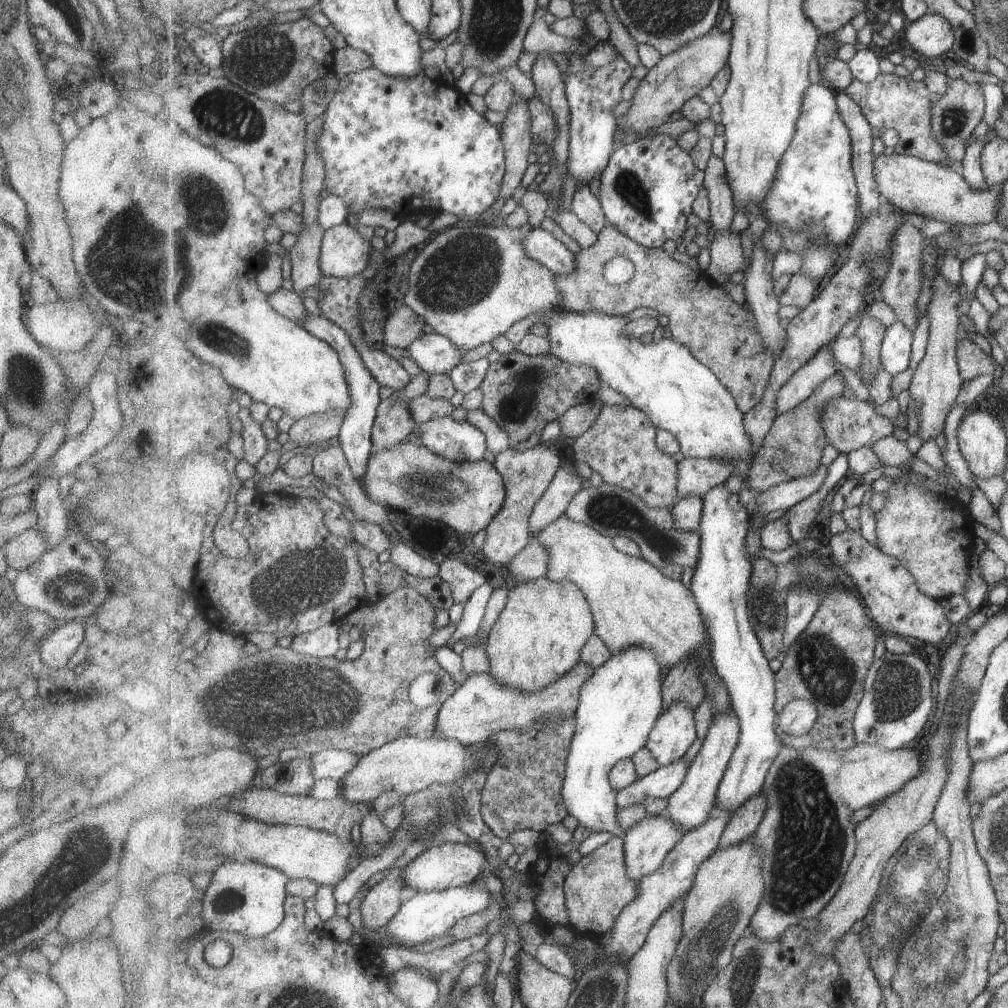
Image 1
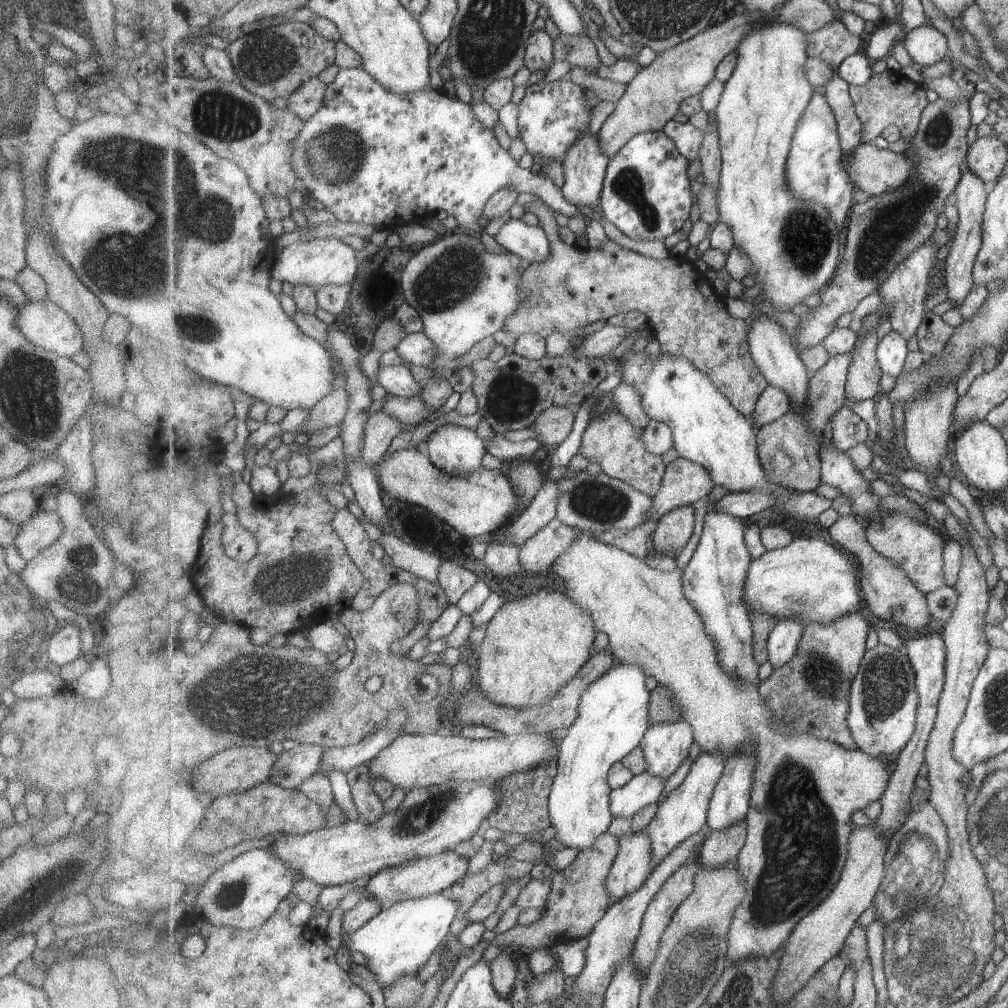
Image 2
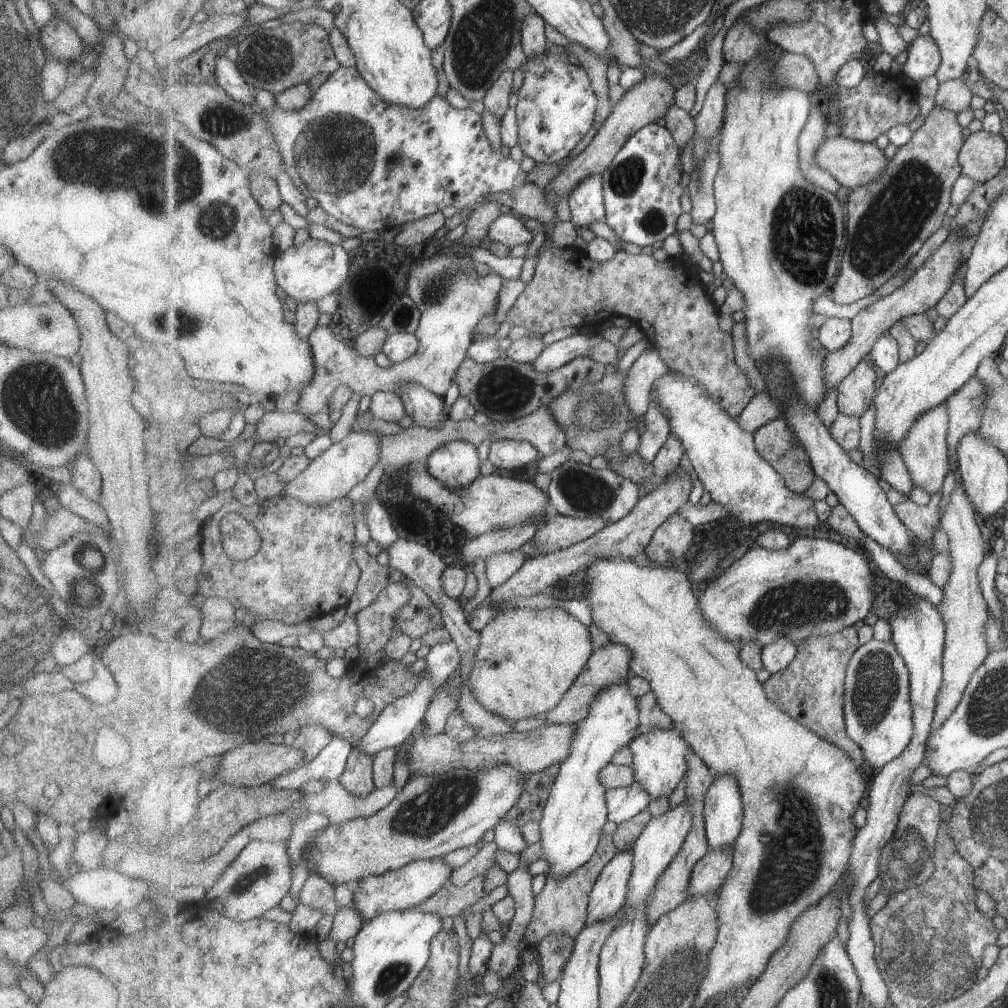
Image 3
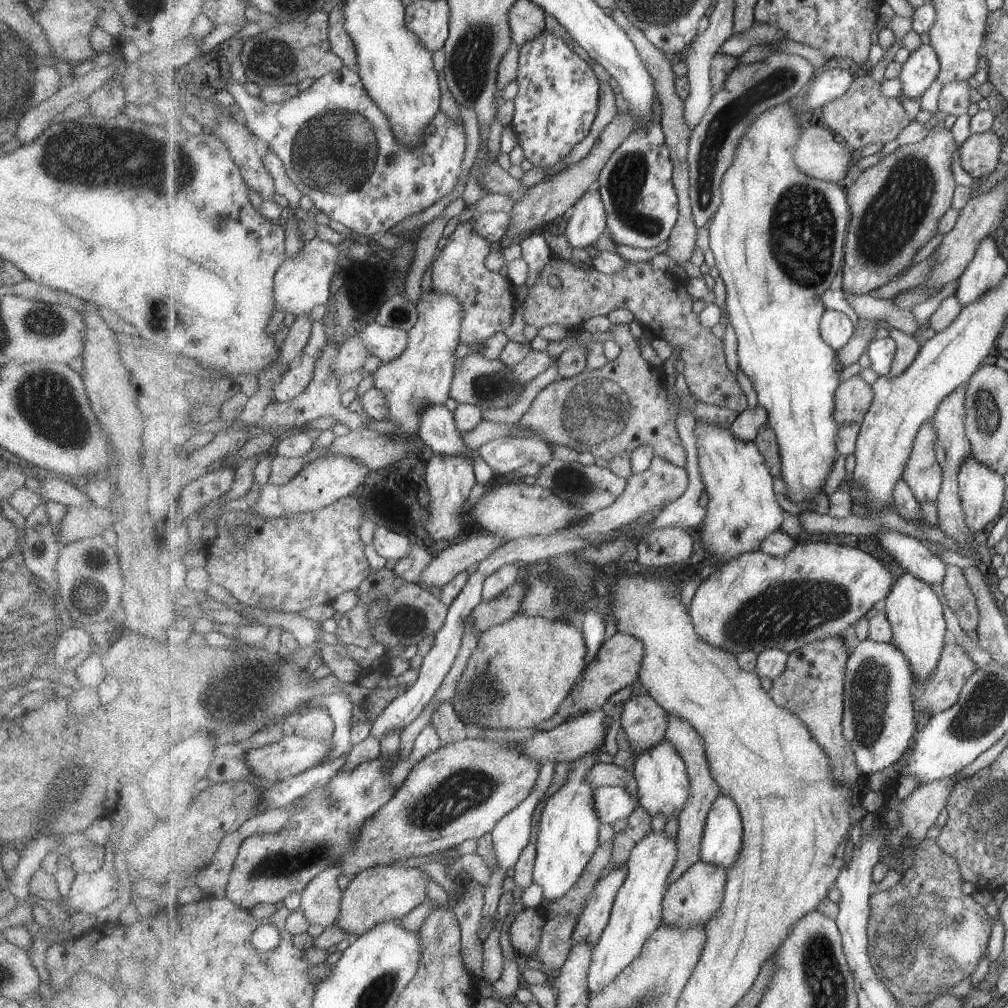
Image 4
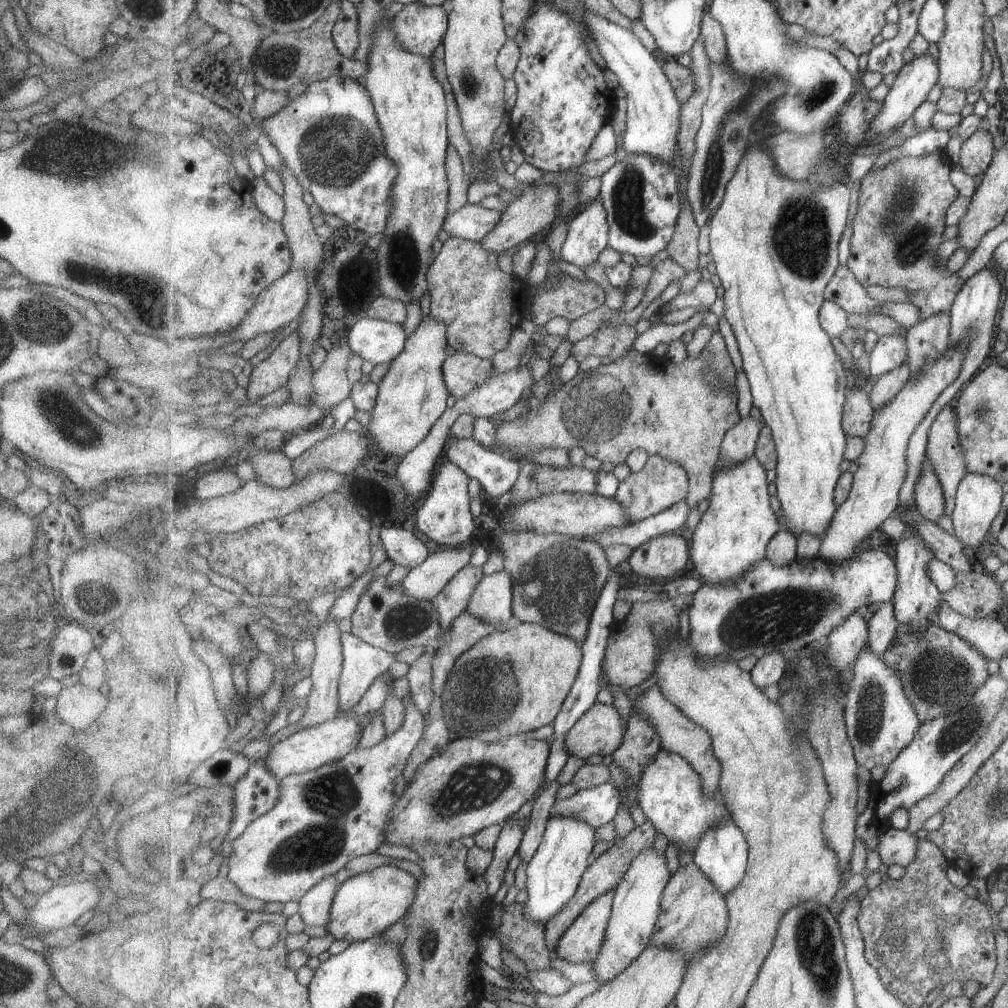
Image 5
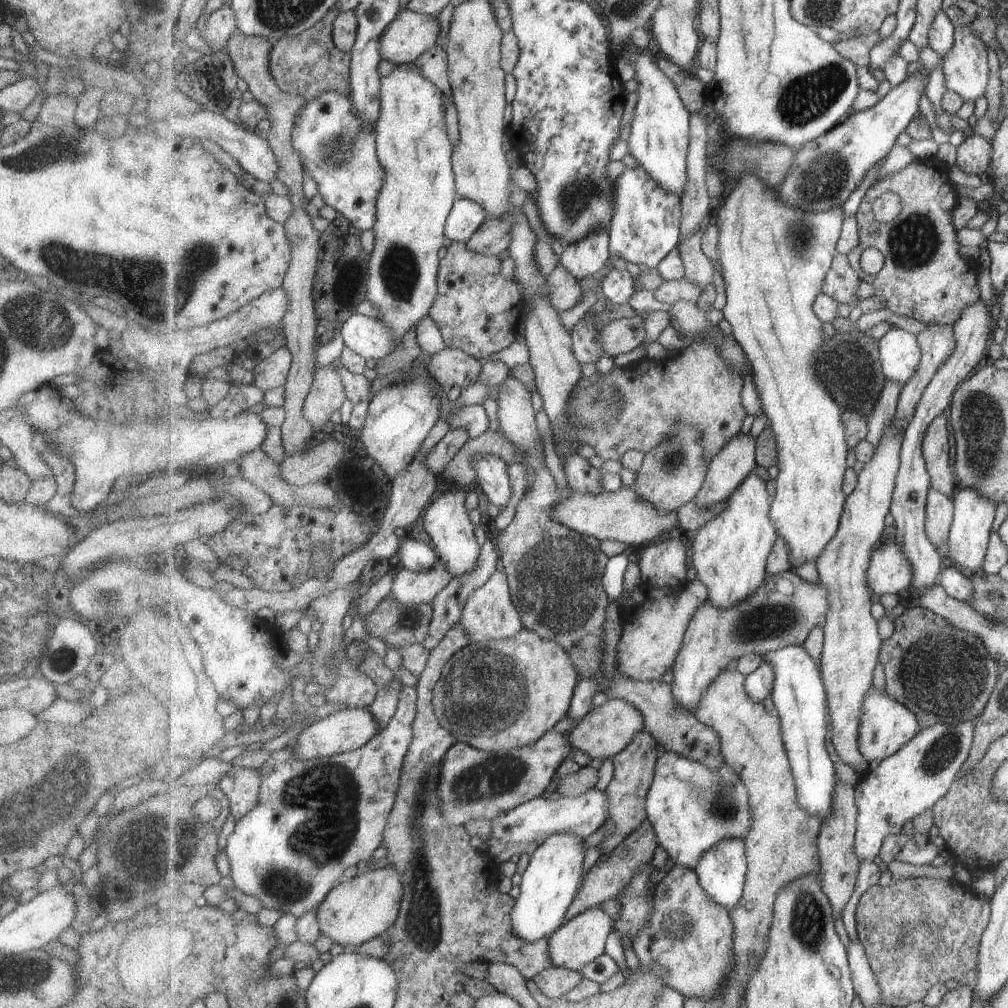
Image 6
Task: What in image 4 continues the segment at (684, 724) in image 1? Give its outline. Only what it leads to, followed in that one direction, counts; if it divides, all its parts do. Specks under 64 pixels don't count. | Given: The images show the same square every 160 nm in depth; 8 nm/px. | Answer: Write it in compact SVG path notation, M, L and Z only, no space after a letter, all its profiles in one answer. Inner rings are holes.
M663 741L635 756L634 777L638 782L637 797L640 806L649 814L665 815L679 814L688 803L691 783L686 762L678 753L671 741Z

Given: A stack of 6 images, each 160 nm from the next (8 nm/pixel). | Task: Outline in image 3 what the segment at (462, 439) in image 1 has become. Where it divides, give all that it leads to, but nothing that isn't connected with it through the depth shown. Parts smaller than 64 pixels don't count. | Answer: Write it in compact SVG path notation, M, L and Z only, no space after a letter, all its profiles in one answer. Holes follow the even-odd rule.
M462 440L437 447L425 461L430 473L453 490L475 482L482 475L481 462L477 445Z

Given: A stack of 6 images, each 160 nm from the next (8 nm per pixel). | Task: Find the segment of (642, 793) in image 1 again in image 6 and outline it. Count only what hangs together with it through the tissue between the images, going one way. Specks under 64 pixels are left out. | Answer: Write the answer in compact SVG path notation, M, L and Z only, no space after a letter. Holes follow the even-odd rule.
M594 788L576 797L561 796L556 800L546 799L543 796L534 798L506 813L501 813L492 823L495 838L505 840L506 843L536 842L540 845L550 836L559 833L575 833L585 839L590 834L601 830L602 826L608 822L609 815L609 795L605 790Z

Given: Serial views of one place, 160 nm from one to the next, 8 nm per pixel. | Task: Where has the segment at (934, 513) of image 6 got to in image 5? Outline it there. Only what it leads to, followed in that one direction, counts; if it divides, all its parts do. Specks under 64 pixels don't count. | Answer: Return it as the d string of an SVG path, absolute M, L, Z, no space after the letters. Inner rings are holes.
M925 461L916 486L916 507L920 513L934 523L946 514L946 494L938 477L935 465Z

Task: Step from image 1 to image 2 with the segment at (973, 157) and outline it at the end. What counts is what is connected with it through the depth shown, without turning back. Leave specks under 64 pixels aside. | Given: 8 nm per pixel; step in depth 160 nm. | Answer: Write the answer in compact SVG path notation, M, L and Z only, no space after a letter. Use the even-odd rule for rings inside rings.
M967 164L963 166L963 178L961 178L955 193L957 197L956 206L960 219L955 228L956 234L952 242L953 246L948 252L947 259L945 260L945 282L947 292L949 292L949 300L955 302L957 307L959 307L974 288L973 270L977 263L979 250L983 247L983 220L986 212L988 195L990 193L987 192L985 182L983 182Z

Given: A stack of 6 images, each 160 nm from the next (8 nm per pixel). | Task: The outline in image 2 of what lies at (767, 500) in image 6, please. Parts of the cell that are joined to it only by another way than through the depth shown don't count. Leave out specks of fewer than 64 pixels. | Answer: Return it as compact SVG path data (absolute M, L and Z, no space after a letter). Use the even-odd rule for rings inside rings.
M627 350L615 363L623 372L623 382L639 388L643 407L650 419L671 426L674 448L680 457L703 466L711 474L715 485L723 486L729 493L751 490L773 492L779 498L773 508L779 514L799 521L809 522L833 506L833 500L817 496L815 491L798 492L779 486L769 478L758 454L758 429L719 391L710 376L699 370L689 358L661 353L659 358L654 359L646 350Z

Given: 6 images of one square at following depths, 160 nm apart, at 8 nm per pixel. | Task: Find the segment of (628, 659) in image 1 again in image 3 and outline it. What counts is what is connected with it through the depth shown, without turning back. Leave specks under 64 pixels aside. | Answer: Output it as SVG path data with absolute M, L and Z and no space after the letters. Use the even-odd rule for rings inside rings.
M619 681L608 686L594 698L589 714L576 726L574 741L570 746L570 755L560 765L552 791L544 806L544 813L539 823L541 842L544 846L544 859L550 864L547 875L563 878L580 866L587 864L595 856L599 843L604 835L604 826L609 821L610 810L606 801L606 786L603 786L600 773L614 760L615 754L625 749L640 734L640 708L638 698L632 693L627 681Z

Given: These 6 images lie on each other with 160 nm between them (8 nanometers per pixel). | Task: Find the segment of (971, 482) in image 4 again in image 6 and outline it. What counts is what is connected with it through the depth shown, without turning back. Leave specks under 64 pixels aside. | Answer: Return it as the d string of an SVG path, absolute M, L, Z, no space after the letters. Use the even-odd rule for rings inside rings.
M971 487L961 488L954 501L954 521L950 530L948 543L950 544L949 563L955 564L966 573L982 572L983 561L987 554L991 535L993 534L993 522L997 512L997 501L987 498L983 493Z

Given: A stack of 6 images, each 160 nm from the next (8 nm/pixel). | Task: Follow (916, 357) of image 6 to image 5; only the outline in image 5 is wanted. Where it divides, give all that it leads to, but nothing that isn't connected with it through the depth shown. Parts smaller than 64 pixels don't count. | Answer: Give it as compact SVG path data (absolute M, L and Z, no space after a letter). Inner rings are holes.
M883 335L870 353L870 374L880 379L884 374L909 361L909 356L906 338Z

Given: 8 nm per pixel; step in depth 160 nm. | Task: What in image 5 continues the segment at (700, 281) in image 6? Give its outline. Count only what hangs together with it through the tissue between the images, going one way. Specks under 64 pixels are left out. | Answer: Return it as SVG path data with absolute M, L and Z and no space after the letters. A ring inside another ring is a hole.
M681 192L682 211L677 218L674 237L667 245L669 258L677 261L687 272L701 270L699 267L700 252L700 226L697 224L694 210L688 197Z

